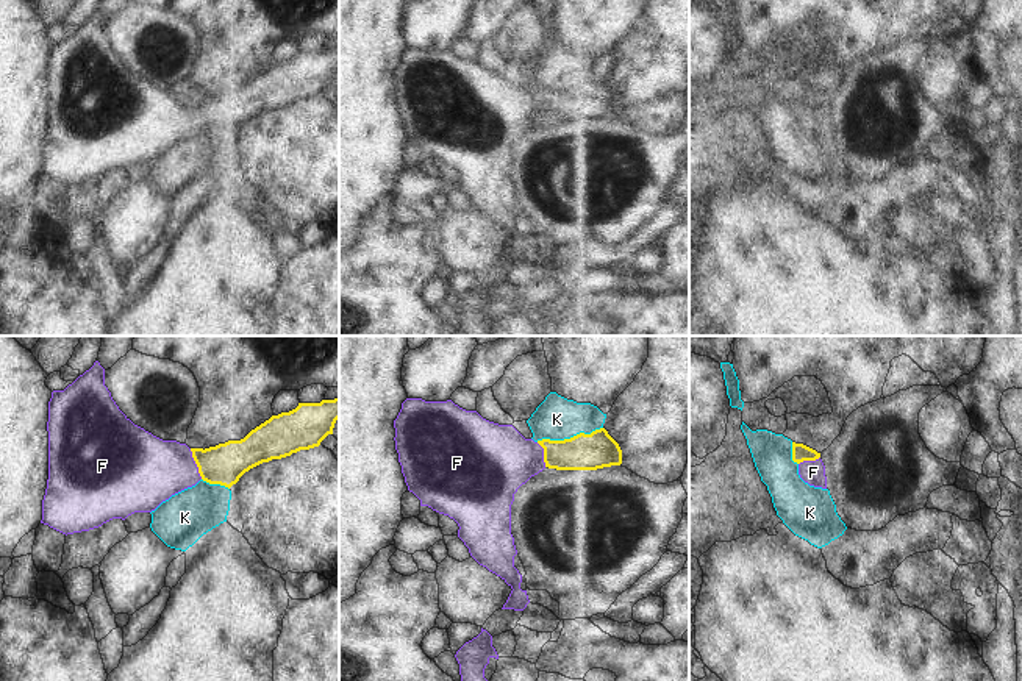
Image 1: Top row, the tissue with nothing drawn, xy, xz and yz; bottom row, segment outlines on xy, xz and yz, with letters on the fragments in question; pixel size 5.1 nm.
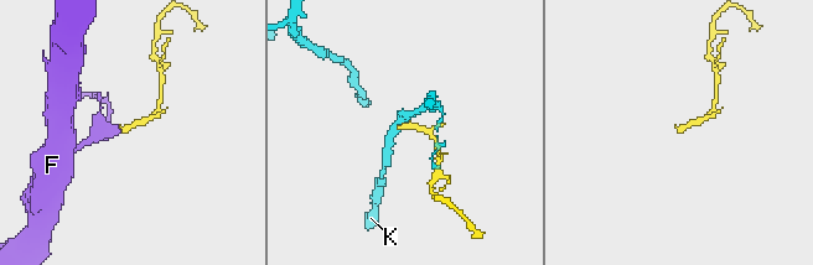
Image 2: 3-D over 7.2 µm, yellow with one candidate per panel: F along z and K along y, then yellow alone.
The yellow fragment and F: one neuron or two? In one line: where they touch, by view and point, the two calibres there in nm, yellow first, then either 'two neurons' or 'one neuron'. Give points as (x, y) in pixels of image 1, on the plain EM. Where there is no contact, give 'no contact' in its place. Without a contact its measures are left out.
contact xy (196, 113); calibres 220 and 360 nm; one neuron

